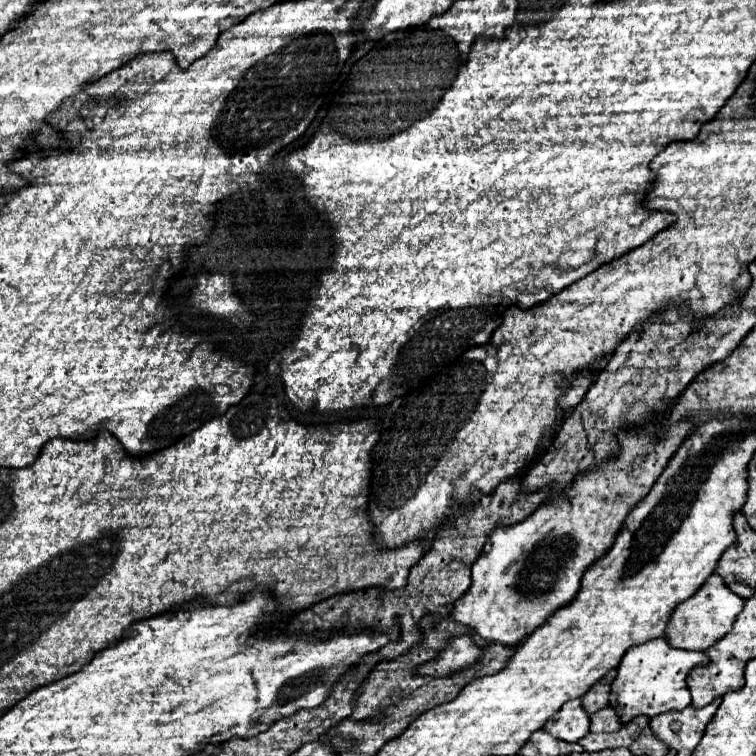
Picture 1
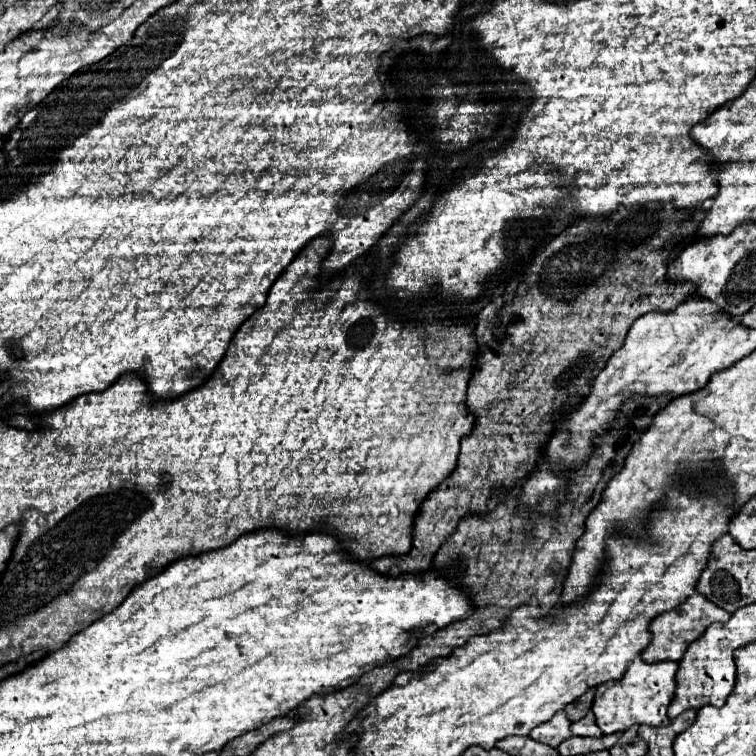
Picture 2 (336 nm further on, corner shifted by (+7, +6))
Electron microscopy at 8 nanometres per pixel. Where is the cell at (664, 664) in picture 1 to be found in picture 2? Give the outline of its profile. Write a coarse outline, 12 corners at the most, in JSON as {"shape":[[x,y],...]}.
{"shape":[[637,655],[595,689],[605,735],[663,727],[679,665]]}

